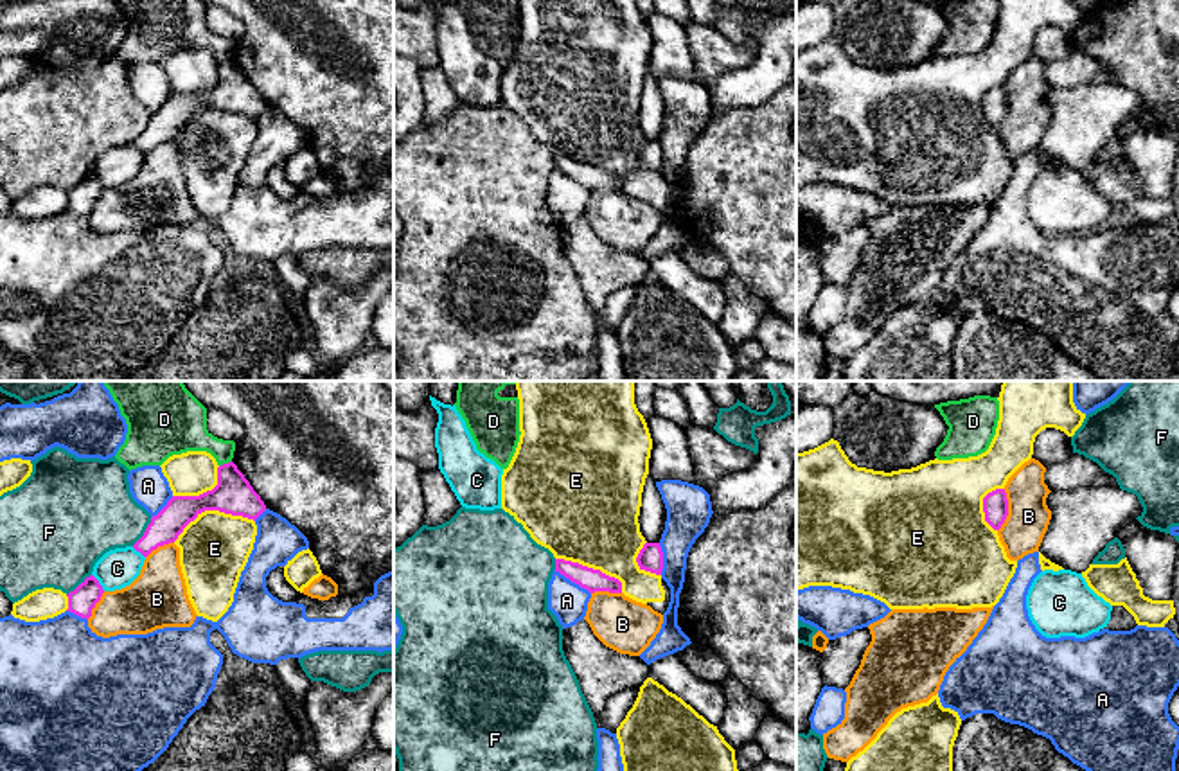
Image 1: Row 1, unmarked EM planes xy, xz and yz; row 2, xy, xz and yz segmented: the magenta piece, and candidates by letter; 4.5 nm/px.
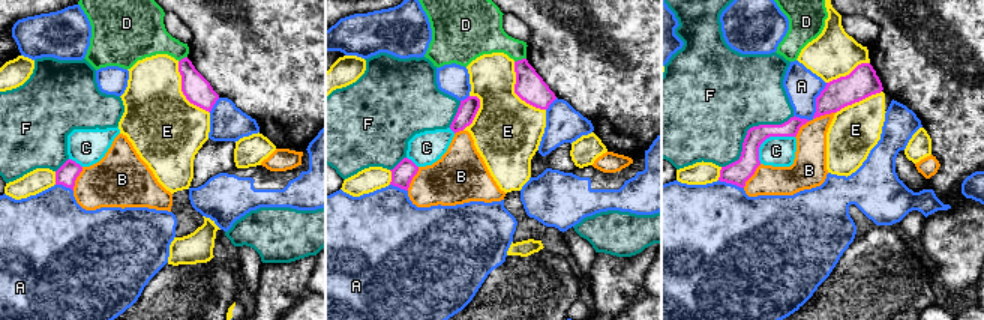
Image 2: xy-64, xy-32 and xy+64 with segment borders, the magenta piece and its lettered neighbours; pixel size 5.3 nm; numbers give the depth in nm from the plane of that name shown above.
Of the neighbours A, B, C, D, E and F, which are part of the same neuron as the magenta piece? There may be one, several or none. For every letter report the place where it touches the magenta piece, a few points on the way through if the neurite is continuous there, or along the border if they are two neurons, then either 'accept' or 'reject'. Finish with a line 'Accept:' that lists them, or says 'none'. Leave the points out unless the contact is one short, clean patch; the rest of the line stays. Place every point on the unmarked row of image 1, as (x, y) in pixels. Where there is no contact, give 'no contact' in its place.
A: contact xz (572, 178); accept
B: contact yz (1007, 108); reject
C: contact xy (97, 180); reject
D: contact xy (225, 62); border xy (230, 58), (220, 63); reject
E: contact xy (212, 106); reject
F: contact xy (144, 130); reject
Accept: A

